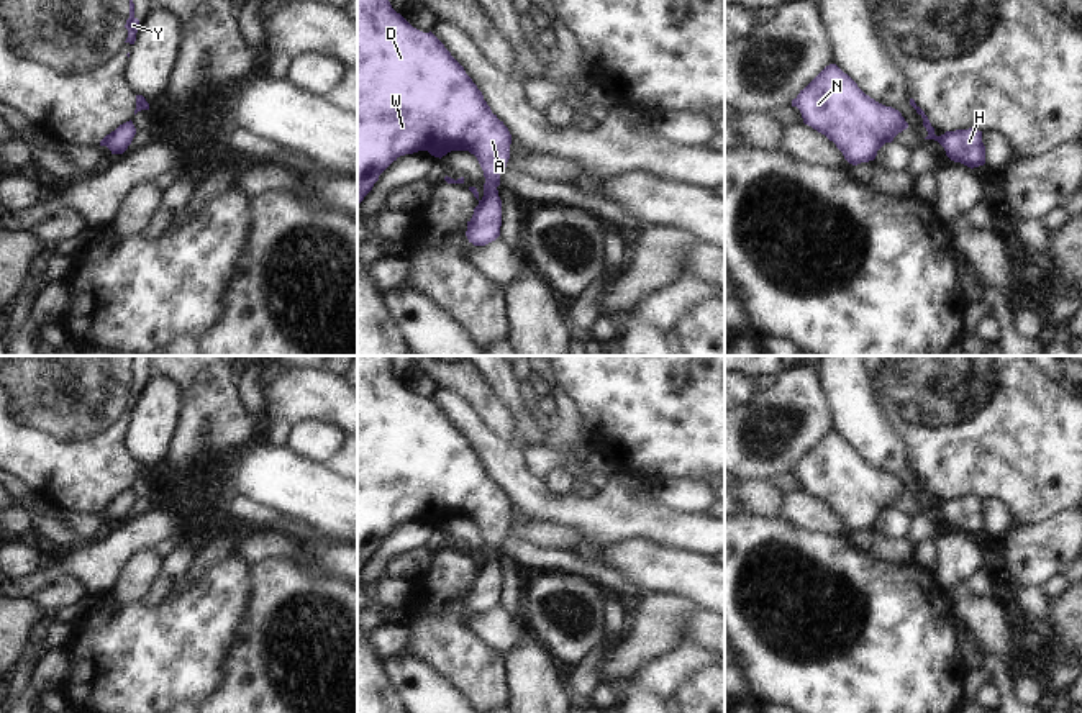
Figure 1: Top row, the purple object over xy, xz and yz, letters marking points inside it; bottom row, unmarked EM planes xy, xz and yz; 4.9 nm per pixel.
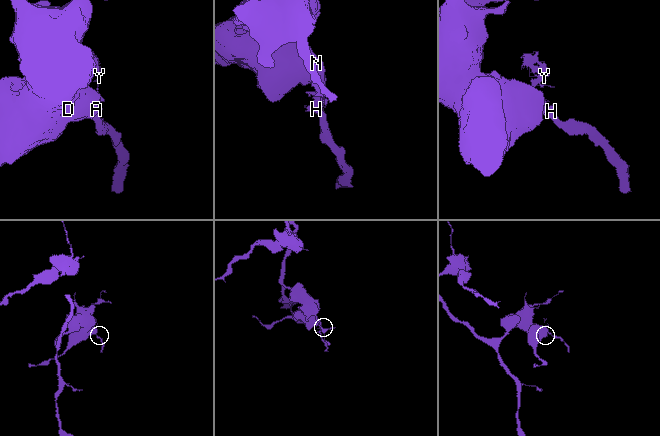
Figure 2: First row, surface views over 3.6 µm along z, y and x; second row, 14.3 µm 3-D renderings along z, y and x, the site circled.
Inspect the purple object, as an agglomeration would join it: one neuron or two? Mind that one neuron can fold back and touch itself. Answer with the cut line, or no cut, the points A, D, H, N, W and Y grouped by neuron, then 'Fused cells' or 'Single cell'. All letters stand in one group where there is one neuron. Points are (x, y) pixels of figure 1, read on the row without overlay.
Split along yz (938, 504), (940, 508). Groups: A D H N W / Y. Fused cells.

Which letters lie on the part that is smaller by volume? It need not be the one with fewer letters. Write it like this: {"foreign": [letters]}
{"foreign": ["Y"]}

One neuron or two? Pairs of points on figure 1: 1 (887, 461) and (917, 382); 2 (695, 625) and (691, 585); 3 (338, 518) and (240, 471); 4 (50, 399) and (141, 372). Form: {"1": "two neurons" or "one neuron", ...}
{"1": "two neurons", "2": "two neurons", "3": "one neuron", "4": "one neuron"}

